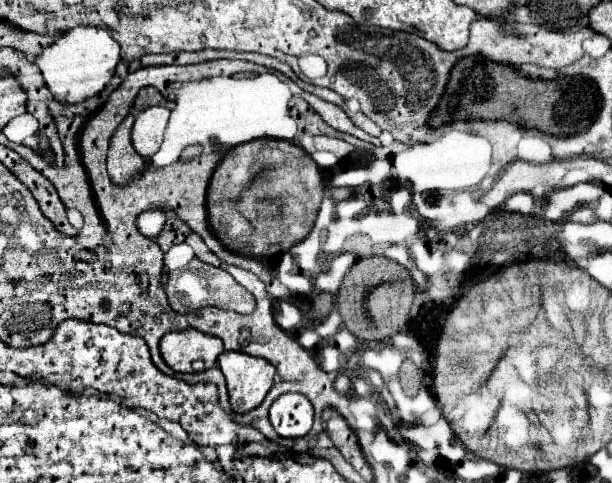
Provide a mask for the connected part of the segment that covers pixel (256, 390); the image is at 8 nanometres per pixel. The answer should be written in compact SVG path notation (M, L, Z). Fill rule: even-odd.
M238 351L222 353L218 363L226 377L232 411L248 413L258 407L274 383L274 365Z

